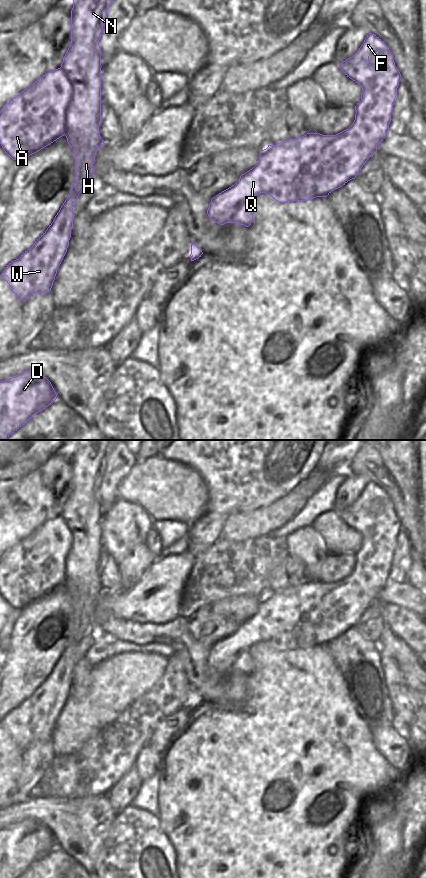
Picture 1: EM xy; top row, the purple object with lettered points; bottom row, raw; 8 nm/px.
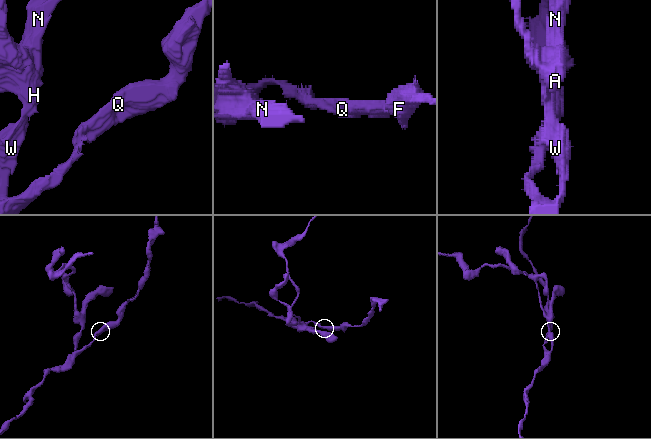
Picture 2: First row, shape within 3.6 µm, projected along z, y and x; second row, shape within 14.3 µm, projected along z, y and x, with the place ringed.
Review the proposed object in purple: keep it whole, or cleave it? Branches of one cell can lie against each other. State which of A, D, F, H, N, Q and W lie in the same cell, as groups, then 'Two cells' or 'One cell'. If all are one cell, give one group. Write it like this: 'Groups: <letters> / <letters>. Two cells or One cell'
Groups: A / D F H N Q W. Two cells.

